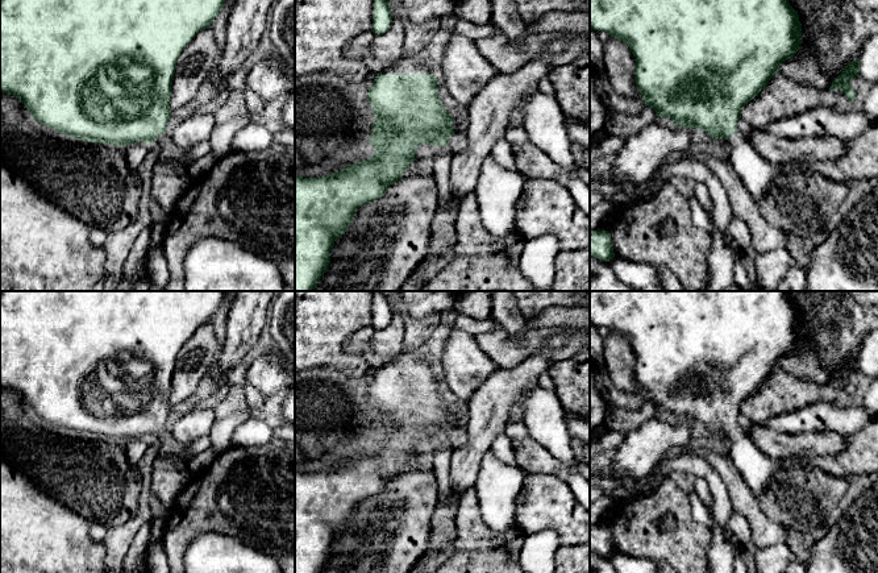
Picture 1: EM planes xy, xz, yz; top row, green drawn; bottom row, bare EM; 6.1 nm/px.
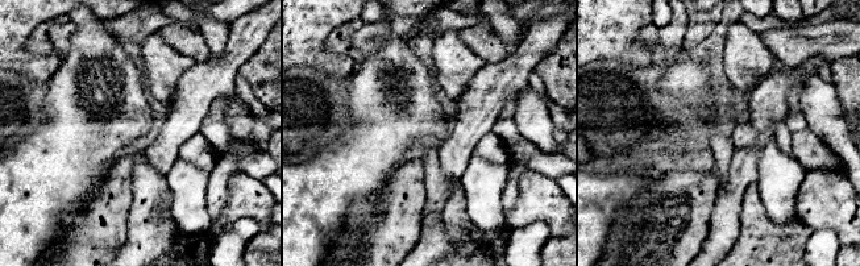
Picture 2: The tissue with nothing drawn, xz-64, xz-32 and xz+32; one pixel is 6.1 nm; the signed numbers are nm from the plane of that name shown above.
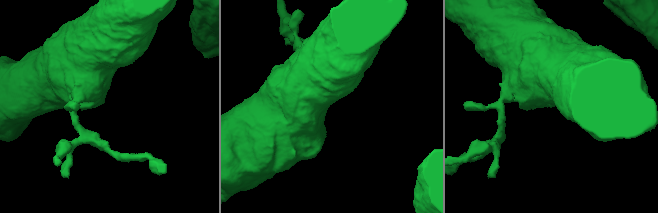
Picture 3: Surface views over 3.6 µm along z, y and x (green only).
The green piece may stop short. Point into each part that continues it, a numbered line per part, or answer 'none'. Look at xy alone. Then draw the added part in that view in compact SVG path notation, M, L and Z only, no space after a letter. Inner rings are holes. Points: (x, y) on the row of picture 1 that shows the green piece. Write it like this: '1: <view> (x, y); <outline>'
1: xy (169, 152); M167 133L159 134L155 142L159 148L158 163L175 163L186 170L192 165L194 161L187 159L191 149L178 146Z

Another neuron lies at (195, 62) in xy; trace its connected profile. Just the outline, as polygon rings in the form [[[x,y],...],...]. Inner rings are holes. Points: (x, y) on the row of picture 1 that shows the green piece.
[[[211,28],[199,32],[179,55],[174,79],[170,109],[187,104],[199,87],[209,78],[219,58],[219,42]]]

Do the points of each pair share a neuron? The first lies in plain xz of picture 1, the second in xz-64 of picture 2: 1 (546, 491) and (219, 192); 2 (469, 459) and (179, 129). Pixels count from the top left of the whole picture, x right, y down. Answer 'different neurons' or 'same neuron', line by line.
1: different neurons
2: same neuron

